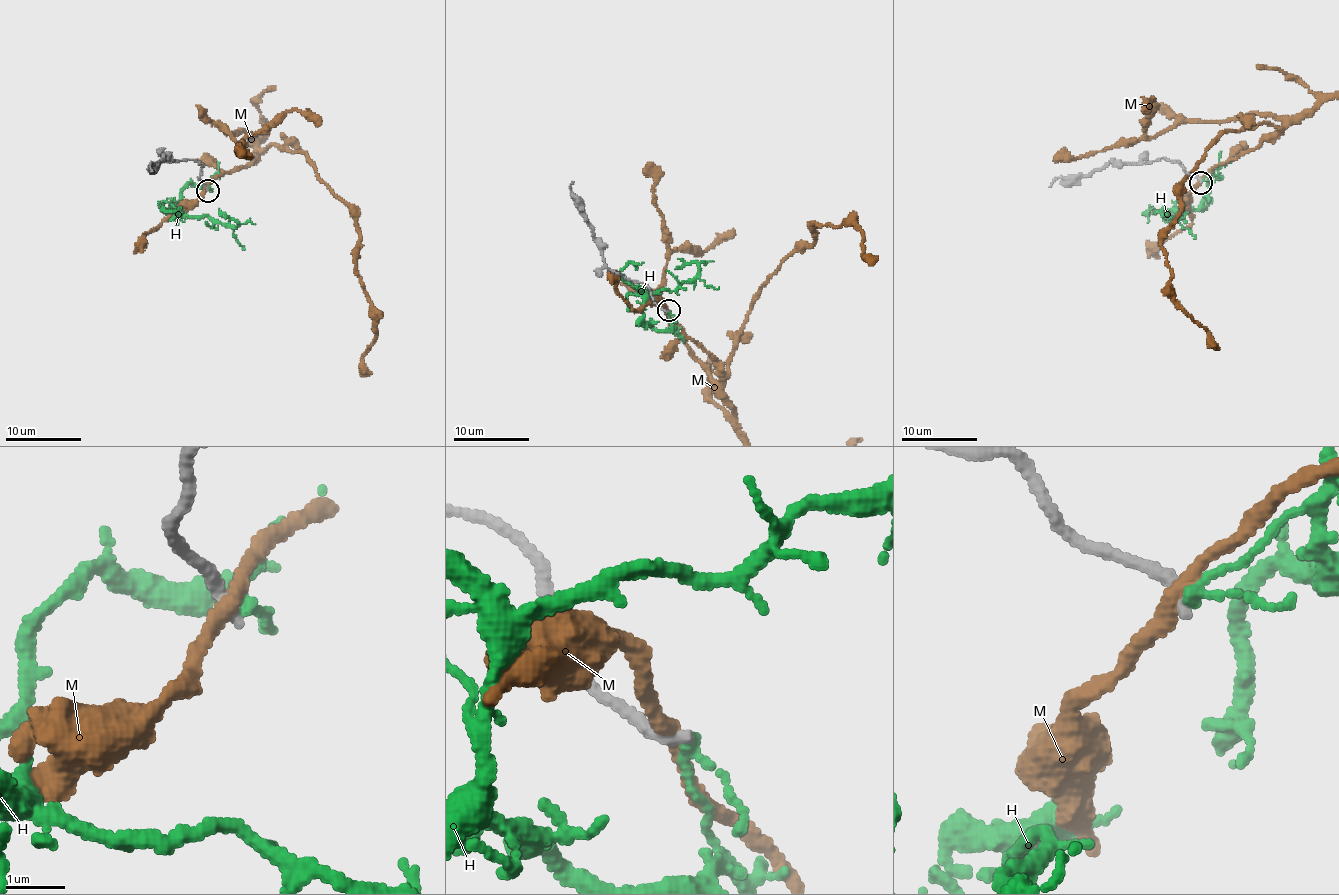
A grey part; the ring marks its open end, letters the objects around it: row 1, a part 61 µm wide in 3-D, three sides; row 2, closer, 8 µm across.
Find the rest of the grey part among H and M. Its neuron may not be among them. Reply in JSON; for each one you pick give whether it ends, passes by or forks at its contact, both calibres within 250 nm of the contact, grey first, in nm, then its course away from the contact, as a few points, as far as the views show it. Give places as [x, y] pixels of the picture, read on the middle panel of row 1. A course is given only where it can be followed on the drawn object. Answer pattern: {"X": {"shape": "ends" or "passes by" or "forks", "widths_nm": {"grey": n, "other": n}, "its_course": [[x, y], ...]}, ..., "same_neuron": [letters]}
{"same_neuron": []}

